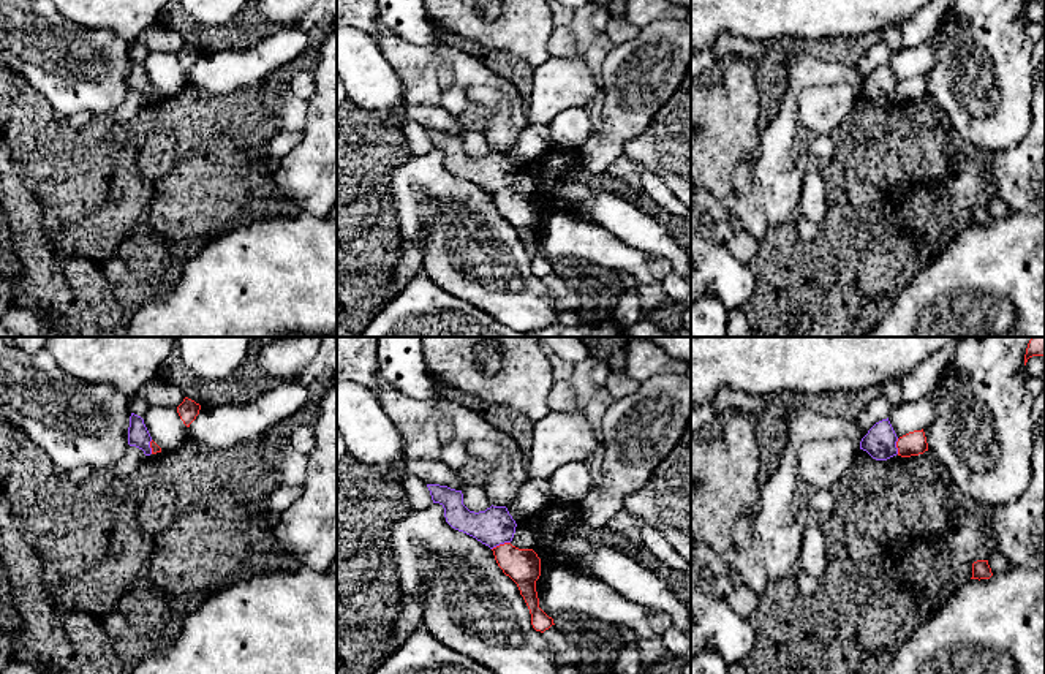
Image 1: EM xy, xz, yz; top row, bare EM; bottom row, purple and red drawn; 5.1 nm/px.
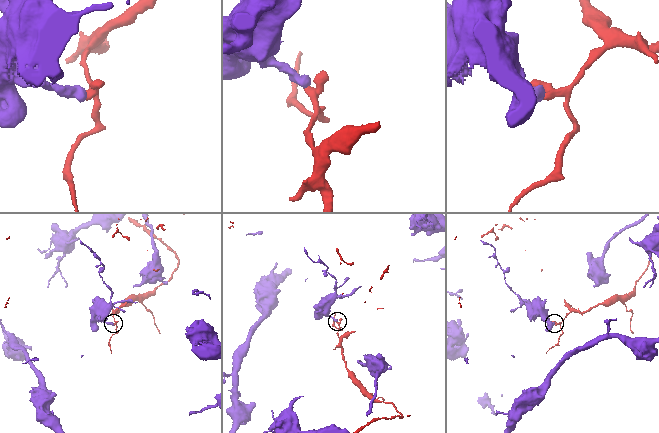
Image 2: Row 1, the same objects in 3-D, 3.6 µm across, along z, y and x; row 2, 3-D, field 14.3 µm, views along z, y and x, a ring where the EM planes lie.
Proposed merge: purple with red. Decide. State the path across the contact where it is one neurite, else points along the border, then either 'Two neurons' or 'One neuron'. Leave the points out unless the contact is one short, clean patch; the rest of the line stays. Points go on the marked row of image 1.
Boundary: xz (509, 541), (500, 543), (492, 549). Two neurons

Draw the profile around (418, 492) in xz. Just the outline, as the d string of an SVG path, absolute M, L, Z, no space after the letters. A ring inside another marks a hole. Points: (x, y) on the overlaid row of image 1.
M402 473L400 481L408 494L409 503L414 509L427 508L433 503L430 490L416 475Z

